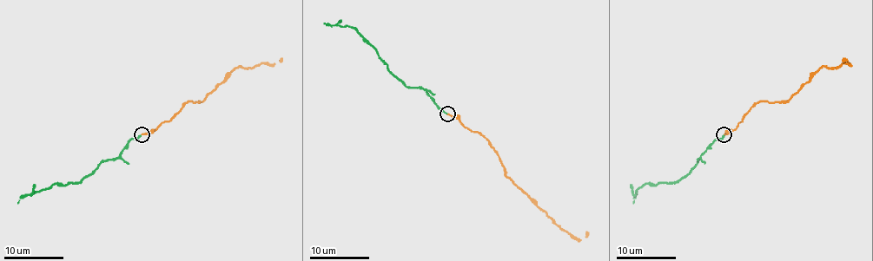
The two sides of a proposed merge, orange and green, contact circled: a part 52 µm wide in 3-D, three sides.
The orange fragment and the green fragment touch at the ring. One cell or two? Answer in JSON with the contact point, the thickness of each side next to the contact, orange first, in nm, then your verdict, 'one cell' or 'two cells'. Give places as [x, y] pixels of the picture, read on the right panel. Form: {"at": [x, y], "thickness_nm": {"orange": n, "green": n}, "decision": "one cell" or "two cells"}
{"at": [724, 134], "thickness_nm": {"orange": 160, "green": 140}, "decision": "one cell"}

